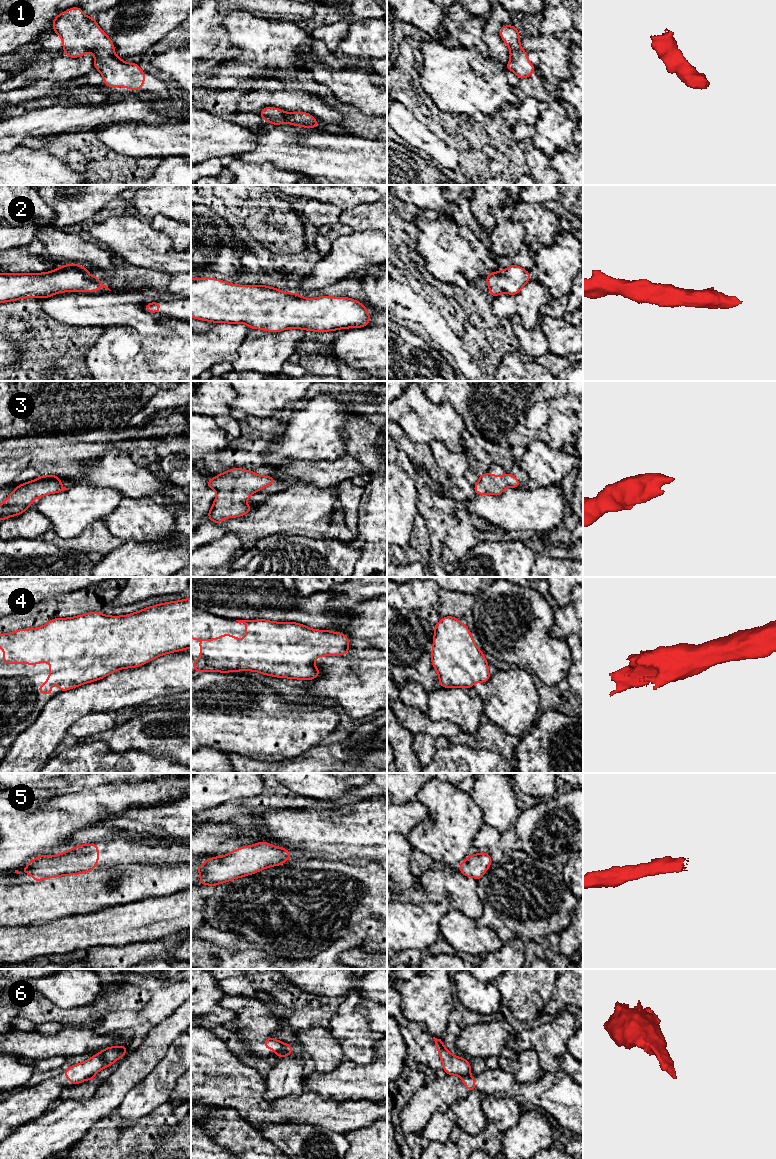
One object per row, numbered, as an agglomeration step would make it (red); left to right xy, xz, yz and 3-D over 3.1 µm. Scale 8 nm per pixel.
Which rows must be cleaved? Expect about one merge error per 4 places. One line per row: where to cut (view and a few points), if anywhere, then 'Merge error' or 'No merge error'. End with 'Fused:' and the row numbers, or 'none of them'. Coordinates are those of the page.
1: No split. No merge error
2: No split. No merge error
3: No split. No merge error
4: No split. No merge error
5: No split. No merge error
6: Split along xz (284, 1043), (277, 1055). Merge error
Fused: 6

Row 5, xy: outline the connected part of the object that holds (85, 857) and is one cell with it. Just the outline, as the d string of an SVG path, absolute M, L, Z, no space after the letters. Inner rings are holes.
M96 843L80 844L56 856L40 855L25 866L22 873L31 874L33 882L66 875L78 875L96 869L99 849Z

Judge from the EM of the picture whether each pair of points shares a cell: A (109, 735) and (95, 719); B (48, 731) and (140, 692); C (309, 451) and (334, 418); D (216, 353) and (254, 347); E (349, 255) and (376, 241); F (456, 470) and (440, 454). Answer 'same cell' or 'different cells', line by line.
A: different cells
B: same cell
C: same cell
D: different cells
E: same cell
F: same cell

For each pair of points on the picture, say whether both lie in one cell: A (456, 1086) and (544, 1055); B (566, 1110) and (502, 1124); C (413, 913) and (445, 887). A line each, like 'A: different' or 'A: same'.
A: different
B: different
C: different

